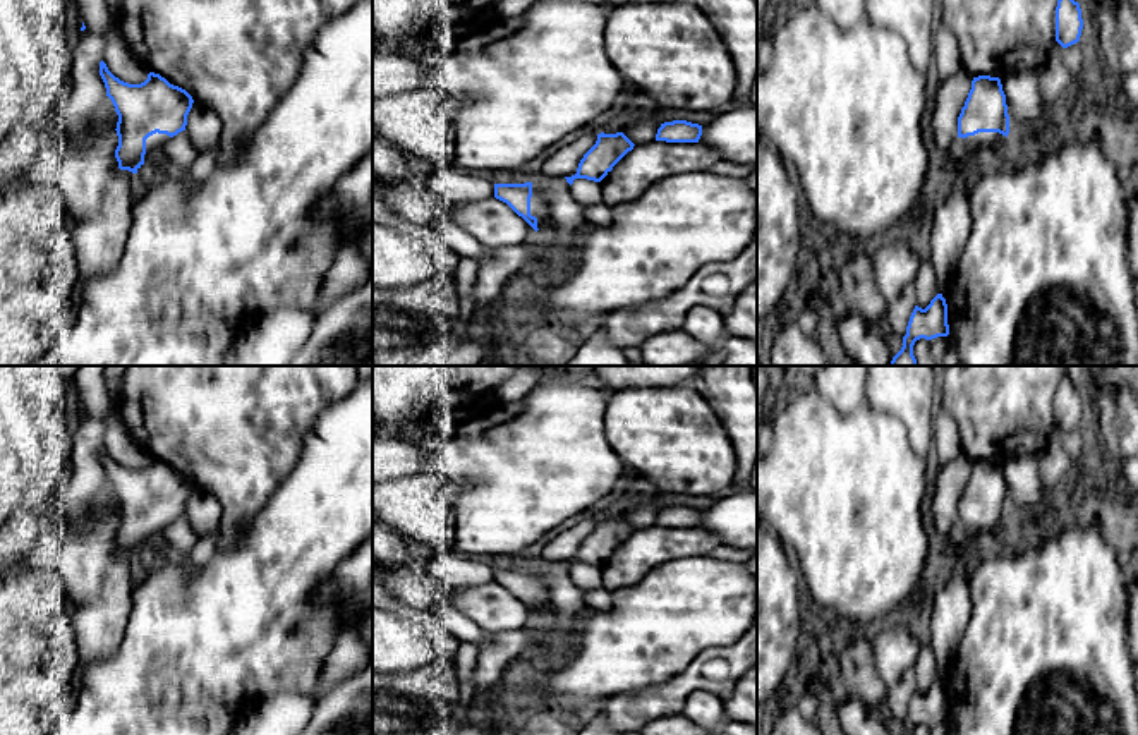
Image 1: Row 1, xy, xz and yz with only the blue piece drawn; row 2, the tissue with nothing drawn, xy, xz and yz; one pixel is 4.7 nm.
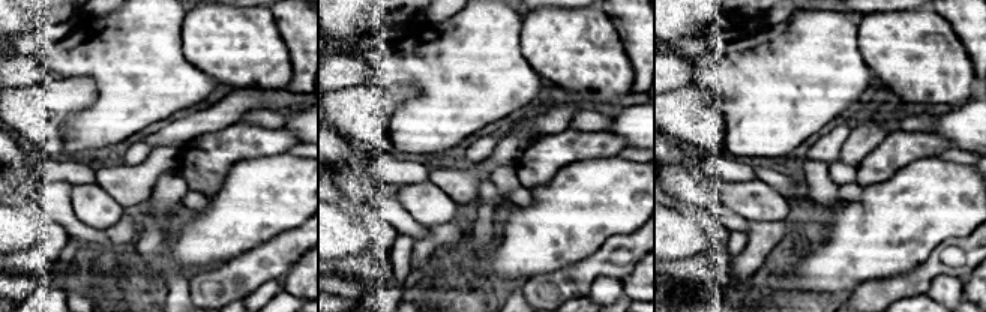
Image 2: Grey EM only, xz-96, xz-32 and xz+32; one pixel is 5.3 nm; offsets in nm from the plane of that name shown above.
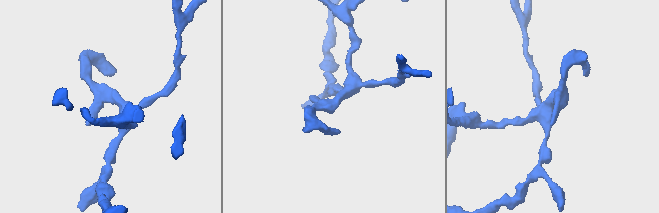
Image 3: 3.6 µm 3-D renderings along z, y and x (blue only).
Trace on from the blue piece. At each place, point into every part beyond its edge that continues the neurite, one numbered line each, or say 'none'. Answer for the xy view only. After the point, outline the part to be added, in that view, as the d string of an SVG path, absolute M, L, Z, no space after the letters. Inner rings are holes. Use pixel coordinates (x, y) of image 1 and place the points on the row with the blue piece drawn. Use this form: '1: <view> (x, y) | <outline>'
1: xy (153, 143) | M153 134L146 139L146 155L144 155L144 163L158 158L161 146L170 139L166 134Z

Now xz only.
1: xz (539, 205) | M532 180L530 215L537 218L539 230L551 228L551 206L544 189Z

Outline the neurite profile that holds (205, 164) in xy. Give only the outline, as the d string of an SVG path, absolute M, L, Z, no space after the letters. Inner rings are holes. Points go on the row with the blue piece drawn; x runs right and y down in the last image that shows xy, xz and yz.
M220 144L215 149L197 155L192 167L187 170L187 185L199 187L201 182L216 170L218 156Z

